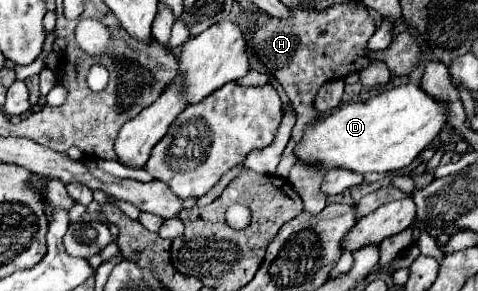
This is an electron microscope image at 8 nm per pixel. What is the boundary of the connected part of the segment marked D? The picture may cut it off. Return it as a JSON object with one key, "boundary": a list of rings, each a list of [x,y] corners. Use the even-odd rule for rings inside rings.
{"boundary":[[[414,83],[398,85],[380,95],[370,97],[364,103],[346,103],[334,109],[330,115],[324,115],[318,123],[306,129],[304,139],[296,147],[296,155],[300,161],[320,163],[326,171],[332,167],[344,167],[356,173],[370,173],[370,171],[396,171],[408,167],[420,151],[432,145],[432,141],[440,135],[442,129],[448,127],[448,103],[440,103],[430,97],[426,91],[416,87]]]}

